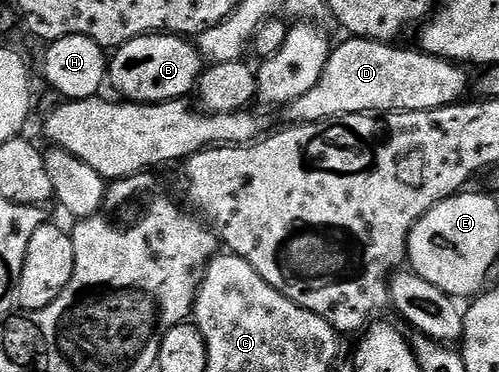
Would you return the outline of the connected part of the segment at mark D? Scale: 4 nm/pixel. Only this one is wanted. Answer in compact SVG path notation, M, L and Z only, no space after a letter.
M344 38L344 43L334 48L325 65L325 73L321 73L321 81L305 93L305 97L297 97L297 101L288 103L285 108L286 122L323 123L326 119L336 119L342 115L369 115L372 113L398 113L401 111L432 111L438 107L450 107L462 100L469 91L469 75L462 66L449 59L438 59L436 55L428 55L422 49L410 51L404 45L394 43L378 43L368 39Z

